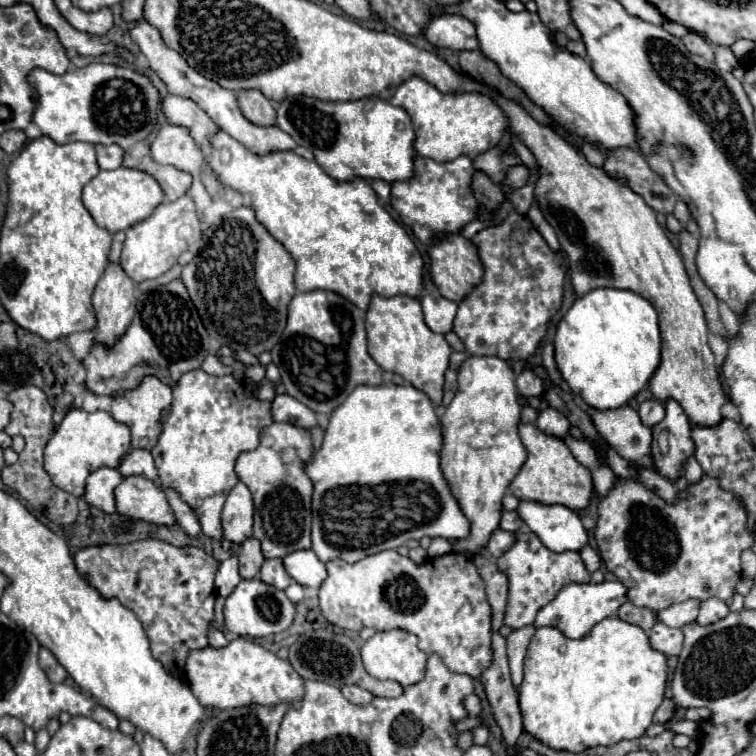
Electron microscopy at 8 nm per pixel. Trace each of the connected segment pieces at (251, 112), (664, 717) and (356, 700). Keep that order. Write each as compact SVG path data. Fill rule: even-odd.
M256 89L236 91L236 99L244 117L256 125L274 125L276 105Z
M664 699L662 705L654 713L654 723L666 723L666 721L670 721L672 715L674 715L674 711L676 711L674 701L672 699Z
M344 685L344 687L342 687L342 693L344 693L344 697L346 697L350 703L360 705L360 707L368 705L368 703L374 699L374 695L372 695L370 691L366 691L366 689L358 687L358 685Z

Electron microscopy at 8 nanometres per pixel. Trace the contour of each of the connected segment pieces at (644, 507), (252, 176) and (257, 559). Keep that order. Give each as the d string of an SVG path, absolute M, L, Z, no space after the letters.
M702 475L700 481L688 485L686 491L678 491L676 495L676 501L674 503L666 503L658 493L656 489L648 489L644 487L638 479L622 479L622 477L616 477L614 479L614 485L612 489L608 491L606 497L600 499L600 505L598 505L598 525L596 525L596 533L594 533L594 539L598 543L598 551L606 563L606 567L628 587L628 599L630 603L634 605L642 605L642 607L650 607L652 611L662 611L674 603L682 603L686 599L700 599L700 601L706 601L710 597L718 597L718 599L730 599L734 595L734 587L738 583L738 579L742 577L742 561L740 561L740 555L742 551L750 549L752 547L752 533L748 531L748 517L744 515L744 507L740 507L740 499L736 499L736 495L732 495L732 491L724 491L720 487L720 483L716 483L716 479L712 479L710 475Z
M224 131L212 139L212 155L206 161L226 187L252 195L252 207L258 221L290 251L296 261L294 283L298 291L330 289L366 311L374 293L418 297L424 289L424 259L420 251L404 225L394 221L392 215L378 203L378 197L366 179L332 179L316 161L298 157L294 151L278 151L266 157L254 155Z
M248 537L242 545L240 545L240 575L244 579L254 579L260 573L260 567L264 563L264 555L260 549L260 541L254 537Z

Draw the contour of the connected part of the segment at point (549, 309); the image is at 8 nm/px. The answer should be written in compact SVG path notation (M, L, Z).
M506 201L496 215L490 215L486 209L480 211L480 219L498 219L498 227L484 229L472 237L472 243L478 245L480 259L484 263L484 281L464 299L458 303L458 315L454 319L454 333L462 339L466 353L470 355L500 355L500 359L528 359L542 337L548 331L548 323L554 313L562 305L562 287L564 287L564 269L562 269L562 255L554 255L538 229L532 221L524 215L512 211L510 203Z

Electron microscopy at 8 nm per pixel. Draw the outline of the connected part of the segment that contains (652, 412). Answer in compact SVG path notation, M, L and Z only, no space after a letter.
M658 399L642 401L638 415L640 415L640 419L646 427L654 427L656 423L660 423L664 419L664 403L658 401Z

